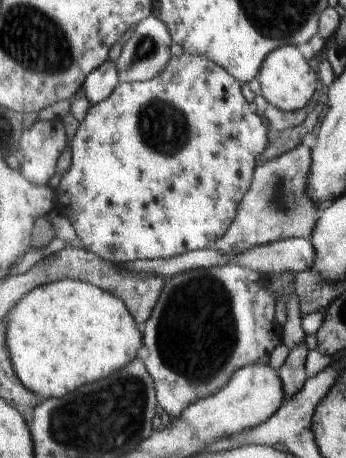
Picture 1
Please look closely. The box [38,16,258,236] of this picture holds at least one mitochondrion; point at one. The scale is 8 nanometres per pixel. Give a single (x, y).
(159, 121)

